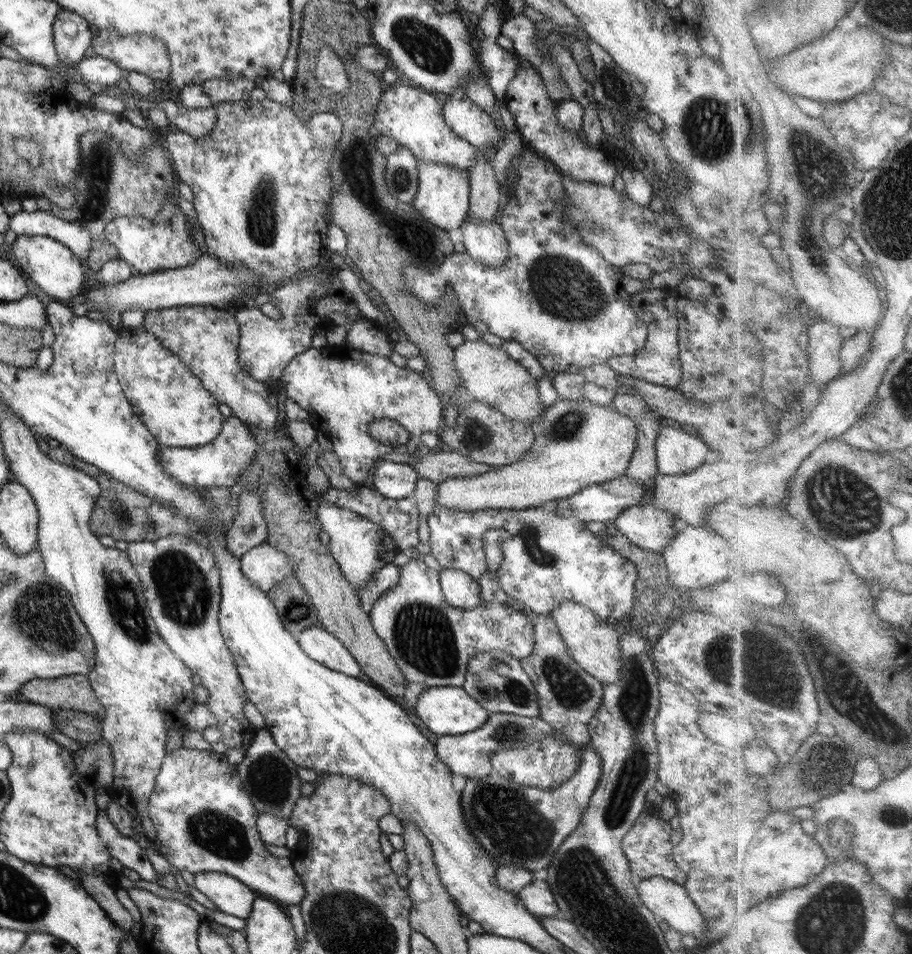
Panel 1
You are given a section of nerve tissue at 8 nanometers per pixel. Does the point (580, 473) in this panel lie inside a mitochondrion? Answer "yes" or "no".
no

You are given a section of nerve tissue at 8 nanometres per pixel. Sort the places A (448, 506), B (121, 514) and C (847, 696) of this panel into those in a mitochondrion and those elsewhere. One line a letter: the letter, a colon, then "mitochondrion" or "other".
A: other
B: mitochondrion
C: mitochondrion

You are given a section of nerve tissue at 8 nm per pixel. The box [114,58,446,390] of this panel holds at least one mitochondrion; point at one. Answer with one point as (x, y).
(358, 166)

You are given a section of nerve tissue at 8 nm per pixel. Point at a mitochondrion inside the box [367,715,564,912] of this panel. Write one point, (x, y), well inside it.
(510, 826)

